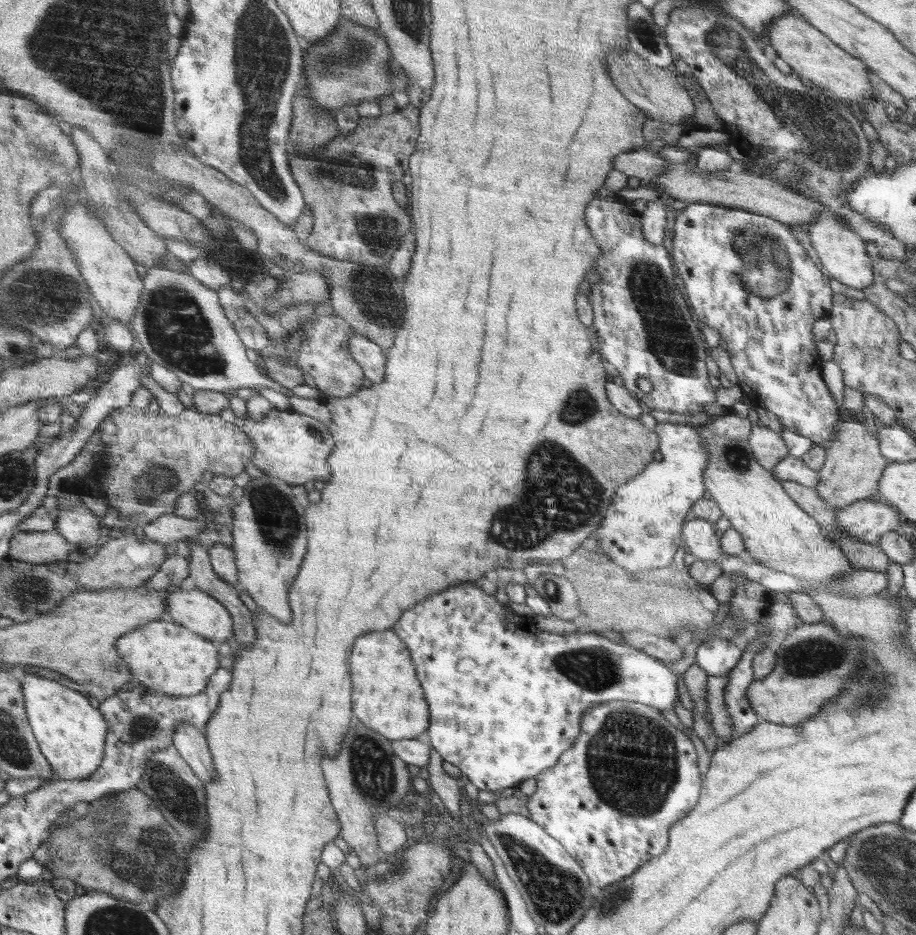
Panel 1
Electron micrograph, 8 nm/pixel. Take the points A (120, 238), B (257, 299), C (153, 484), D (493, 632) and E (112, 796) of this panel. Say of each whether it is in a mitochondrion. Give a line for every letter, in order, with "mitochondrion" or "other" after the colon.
A: other
B: other
C: mitochondrion
D: other
E: other

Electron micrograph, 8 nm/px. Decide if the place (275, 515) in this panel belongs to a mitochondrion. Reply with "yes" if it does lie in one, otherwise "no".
yes

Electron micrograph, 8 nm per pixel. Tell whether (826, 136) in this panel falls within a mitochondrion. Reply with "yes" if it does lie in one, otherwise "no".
yes

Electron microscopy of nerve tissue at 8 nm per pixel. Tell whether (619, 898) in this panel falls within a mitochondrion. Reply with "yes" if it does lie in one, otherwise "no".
yes

